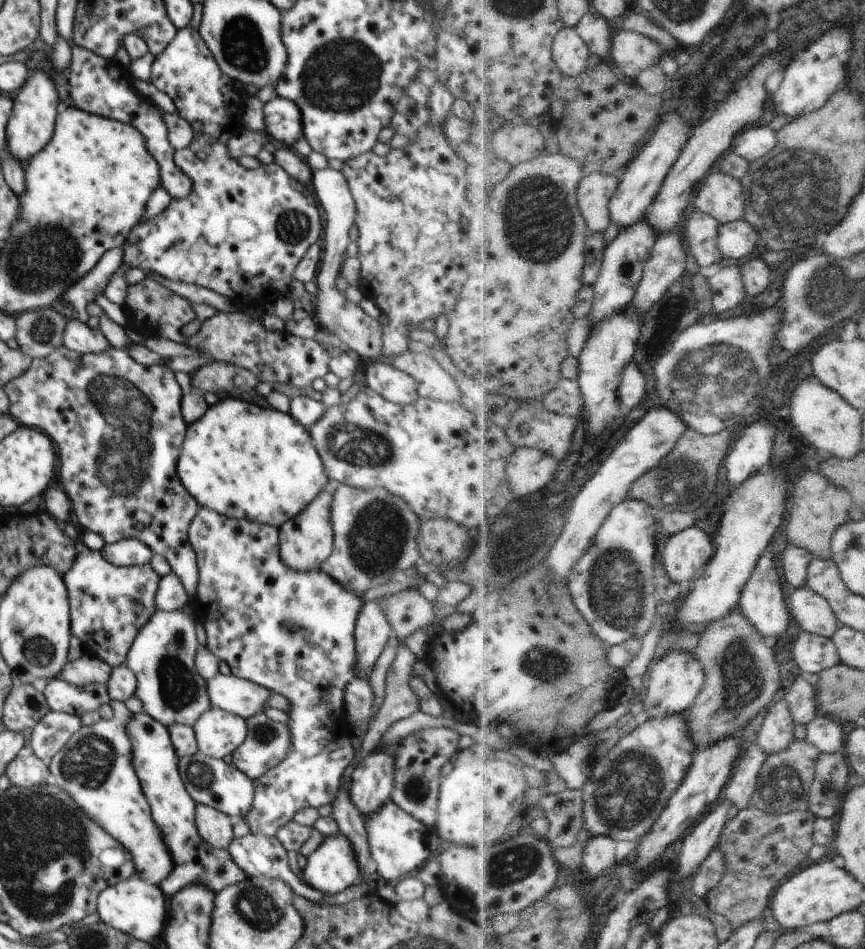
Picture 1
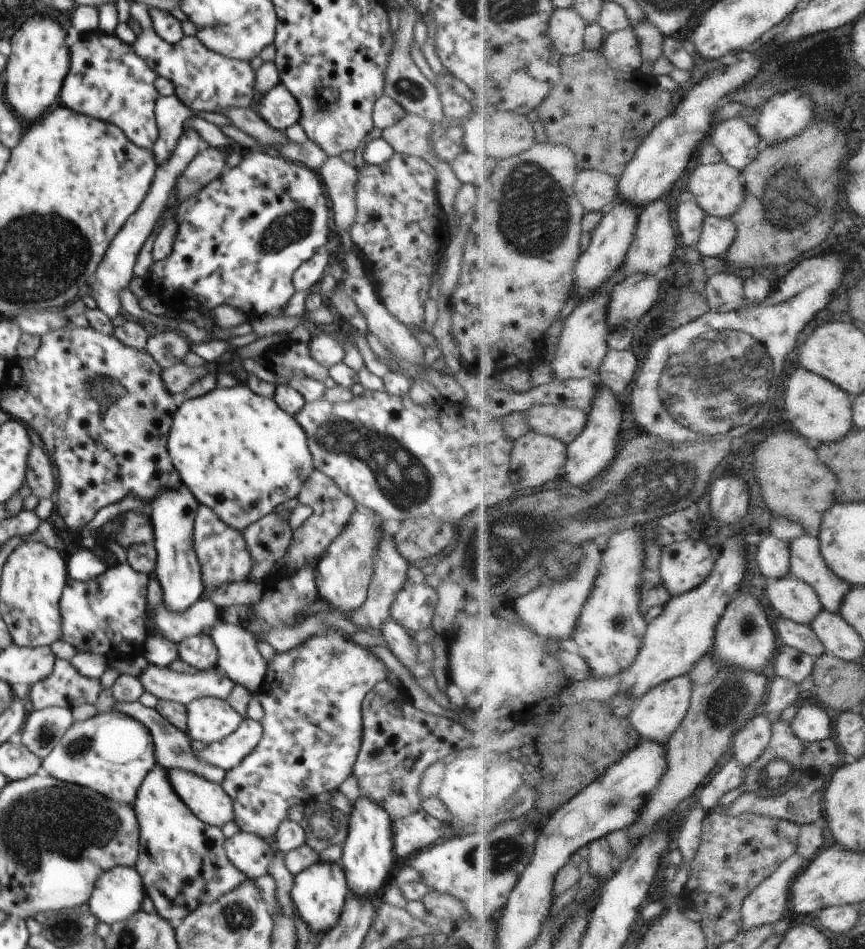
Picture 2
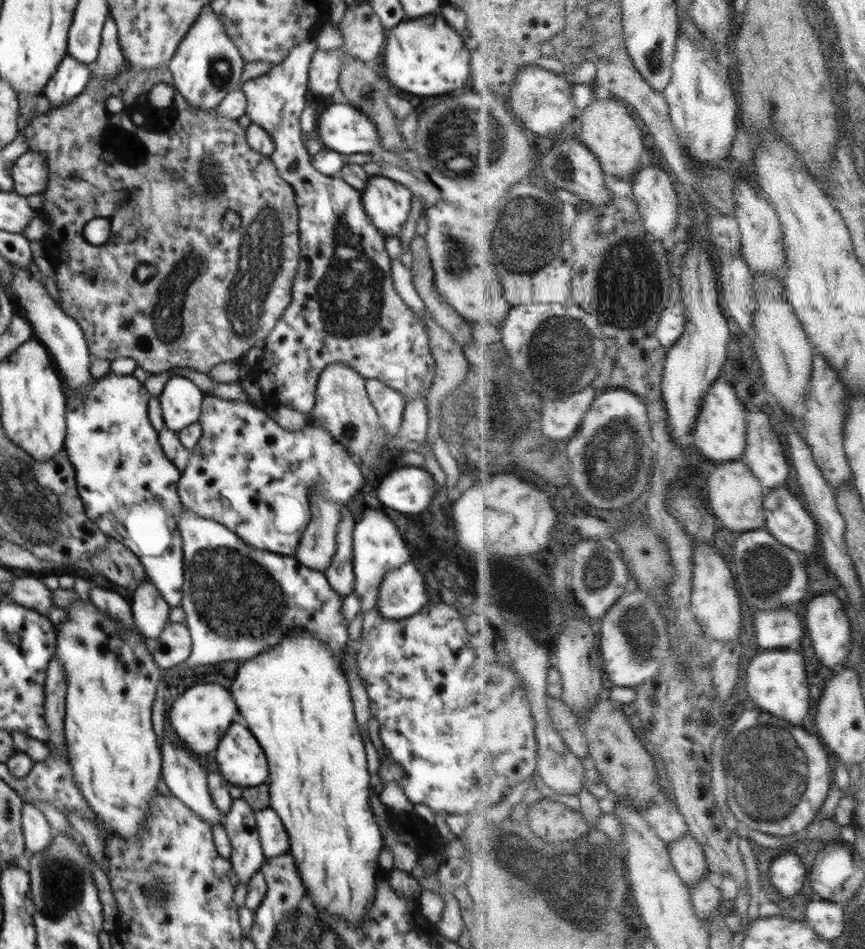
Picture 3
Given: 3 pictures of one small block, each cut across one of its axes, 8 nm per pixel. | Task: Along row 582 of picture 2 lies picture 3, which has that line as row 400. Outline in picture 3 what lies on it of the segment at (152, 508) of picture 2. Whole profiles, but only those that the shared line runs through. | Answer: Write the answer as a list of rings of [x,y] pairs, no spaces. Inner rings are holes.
[[[184,376],[168,379],[159,394],[160,408],[167,429],[179,432],[199,422],[205,393]]]

